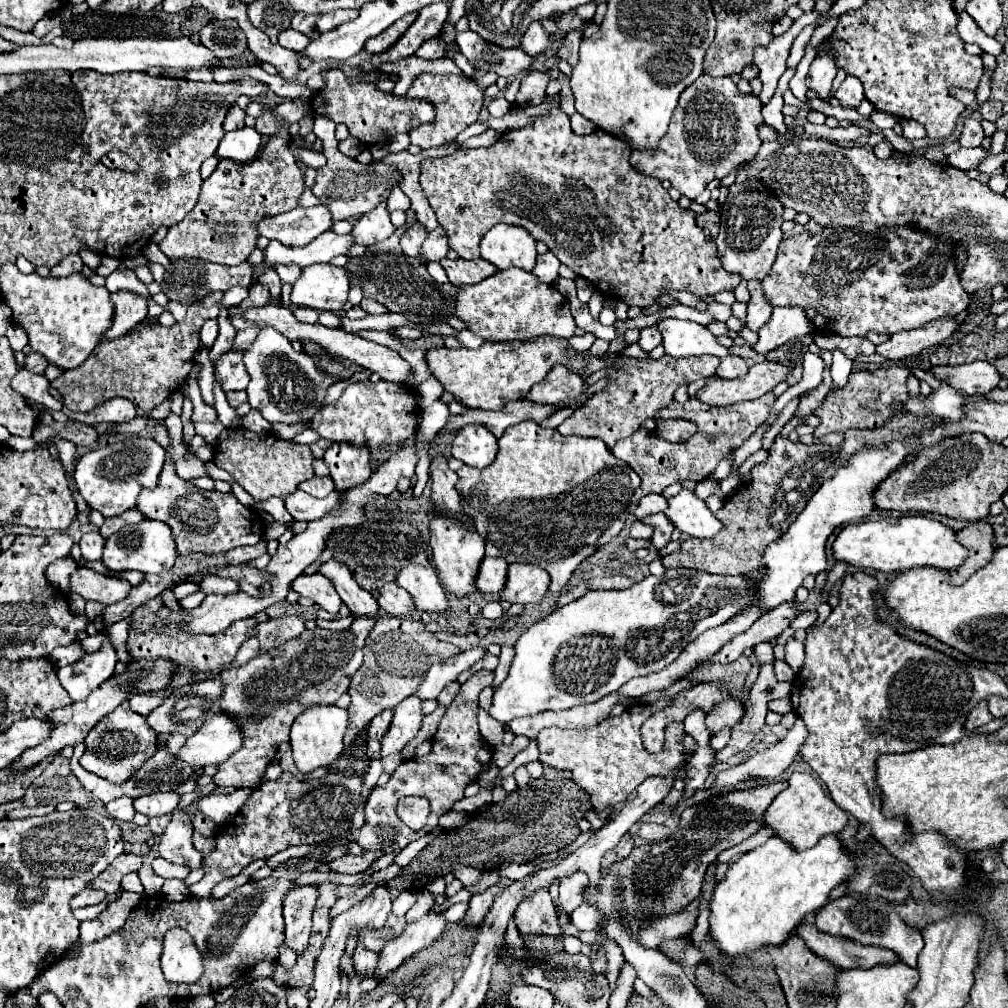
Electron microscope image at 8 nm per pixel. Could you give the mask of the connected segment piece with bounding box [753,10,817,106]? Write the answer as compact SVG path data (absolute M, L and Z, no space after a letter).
M811 10L809 14L803 14L801 18L797 18L797 20L791 24L791 28L789 28L785 34L773 38L773 40L769 42L769 46L757 48L755 58L753 58L753 64L757 64L757 68L759 68L759 80L761 80L761 84L763 84L761 94L759 94L759 100L761 100L763 106L771 100L771 96L773 96L773 92L775 92L775 88L777 88L777 80L781 78L781 74L783 74L785 68L787 68L785 62L787 62L789 50L791 50L791 46L793 46L793 40L799 36L799 32L801 32L807 24L813 24L815 18L817 18L817 12L815 12L815 10Z

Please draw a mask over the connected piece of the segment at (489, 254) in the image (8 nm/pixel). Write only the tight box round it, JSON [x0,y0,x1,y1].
[479,224,537,272]

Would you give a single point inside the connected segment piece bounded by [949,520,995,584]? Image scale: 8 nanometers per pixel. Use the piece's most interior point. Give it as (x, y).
(978, 537)

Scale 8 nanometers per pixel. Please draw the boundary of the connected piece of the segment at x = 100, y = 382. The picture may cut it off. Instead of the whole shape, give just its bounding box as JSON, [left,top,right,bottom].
[51,294,223,414]

